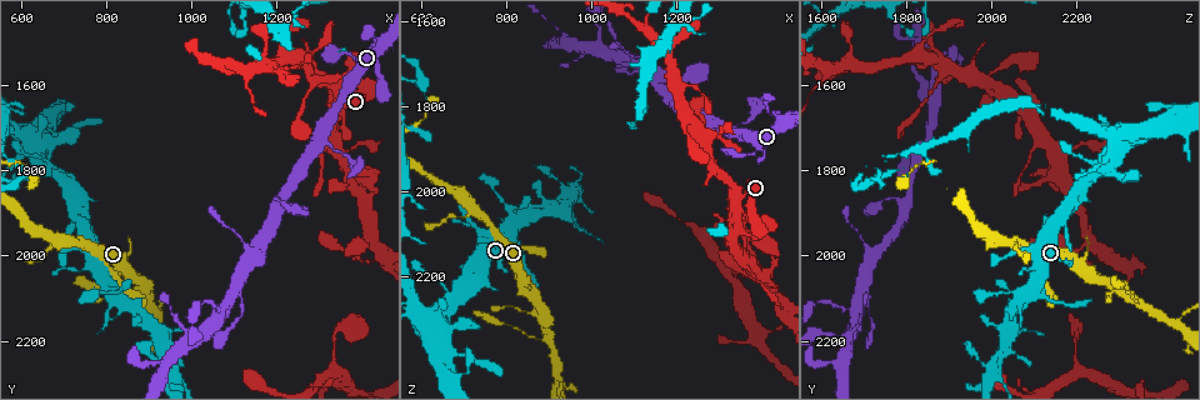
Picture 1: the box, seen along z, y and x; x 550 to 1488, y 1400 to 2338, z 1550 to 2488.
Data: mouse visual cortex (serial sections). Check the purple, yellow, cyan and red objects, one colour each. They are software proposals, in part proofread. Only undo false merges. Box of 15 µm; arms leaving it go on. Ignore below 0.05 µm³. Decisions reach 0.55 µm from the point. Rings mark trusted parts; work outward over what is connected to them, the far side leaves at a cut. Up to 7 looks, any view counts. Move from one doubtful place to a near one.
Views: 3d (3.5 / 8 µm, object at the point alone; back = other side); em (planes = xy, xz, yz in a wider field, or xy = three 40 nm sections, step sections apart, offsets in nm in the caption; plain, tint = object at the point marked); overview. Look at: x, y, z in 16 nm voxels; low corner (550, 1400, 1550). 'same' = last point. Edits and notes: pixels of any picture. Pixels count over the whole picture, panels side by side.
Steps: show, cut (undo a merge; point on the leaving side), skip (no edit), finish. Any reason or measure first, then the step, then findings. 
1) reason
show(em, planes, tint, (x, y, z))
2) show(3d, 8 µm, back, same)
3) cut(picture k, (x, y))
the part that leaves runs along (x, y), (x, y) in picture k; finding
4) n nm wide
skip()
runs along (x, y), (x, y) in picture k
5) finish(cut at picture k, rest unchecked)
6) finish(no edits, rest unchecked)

branch point
show(3d, 8 µm, (890, 2115, 2350))

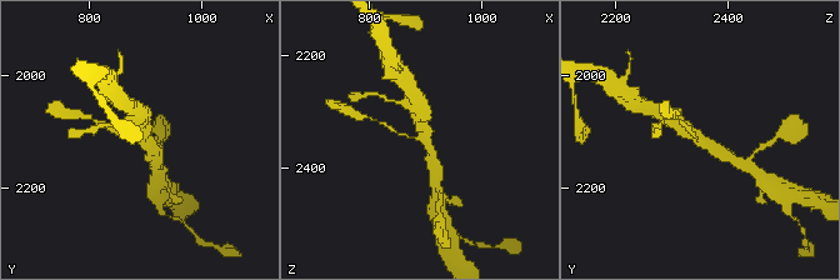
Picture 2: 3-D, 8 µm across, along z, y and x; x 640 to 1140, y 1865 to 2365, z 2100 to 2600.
3 arms; arms of 100, 250, 400 nm; need the tissue
show(em, planes, tint, (895, 2115, 2345))

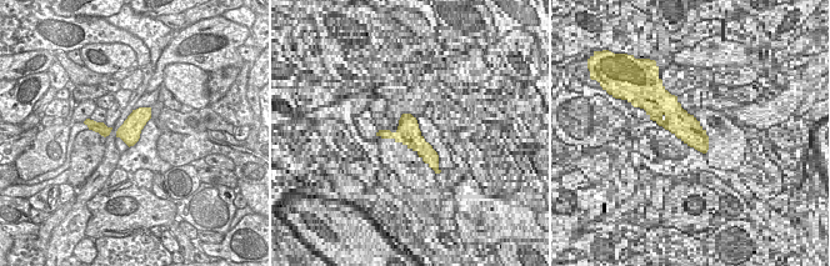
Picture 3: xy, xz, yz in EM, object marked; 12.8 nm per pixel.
skip()
one cell here

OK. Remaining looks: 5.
four or more arms meet
show(3d, 3.5 µm, (615, 1725, 2290))

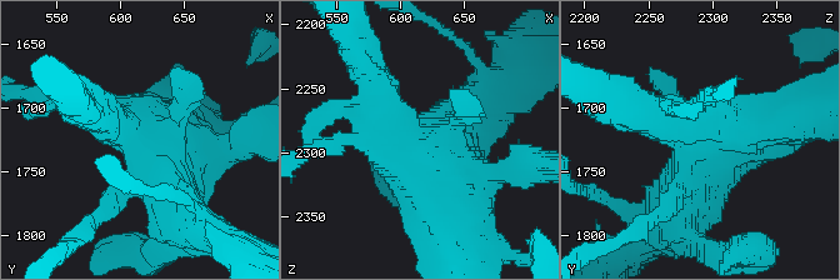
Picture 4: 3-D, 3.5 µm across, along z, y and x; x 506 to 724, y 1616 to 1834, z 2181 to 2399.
show(em, xy, step 2, tint, (618, 1724, 2294))

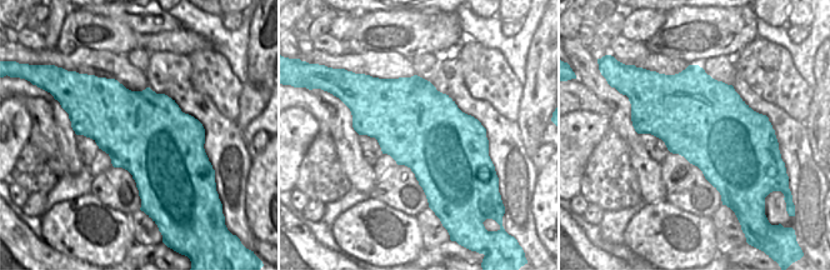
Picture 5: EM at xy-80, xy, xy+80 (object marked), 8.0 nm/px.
skip()
runs along (675, 221), (710, 148), (788, 121) in picture 4; all the same cell

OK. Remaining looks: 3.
thin neck
show(3d, 8 µm, (950, 2255, 2005))

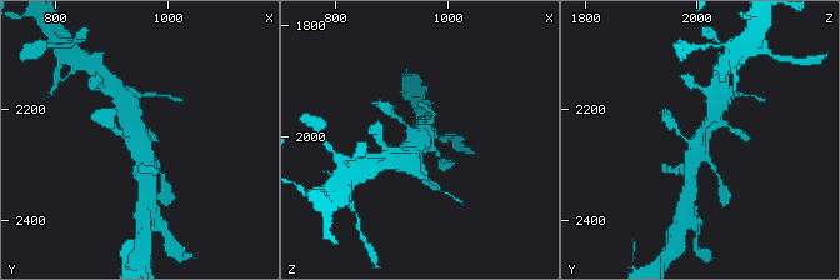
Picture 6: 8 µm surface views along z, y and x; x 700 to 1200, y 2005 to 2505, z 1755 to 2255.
show(3d, 3.5 µm, (955, 2255, 2000))

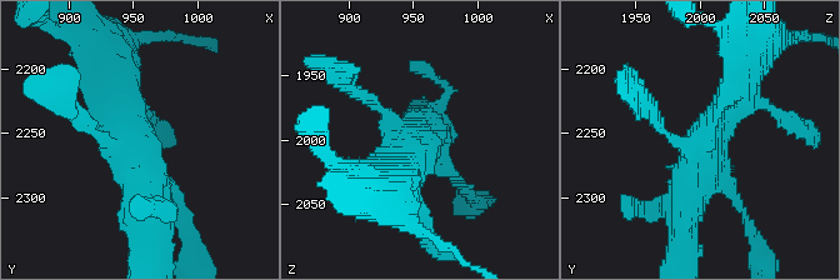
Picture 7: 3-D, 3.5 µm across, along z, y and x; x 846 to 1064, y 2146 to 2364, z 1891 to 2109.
4 arms; arms of 150, 200, 450, 500 nm
show(em, planes, tint, (952, 2260, 2004))

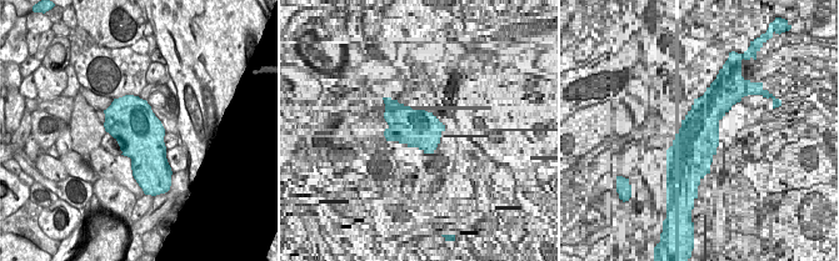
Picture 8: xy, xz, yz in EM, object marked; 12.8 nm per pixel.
skip()
runs along (743, 76), (673, 210) in picture 7; continuous, no second cell

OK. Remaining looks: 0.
finish(no edits, rest unchecked)

